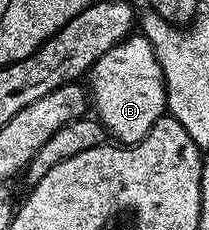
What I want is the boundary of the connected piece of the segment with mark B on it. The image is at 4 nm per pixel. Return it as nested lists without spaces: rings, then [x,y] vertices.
[[[132,34],[105,52],[90,68],[90,78],[90,99],[95,116],[106,133],[122,145],[133,145],[145,138],[166,113],[165,77],[154,48],[145,35]]]

